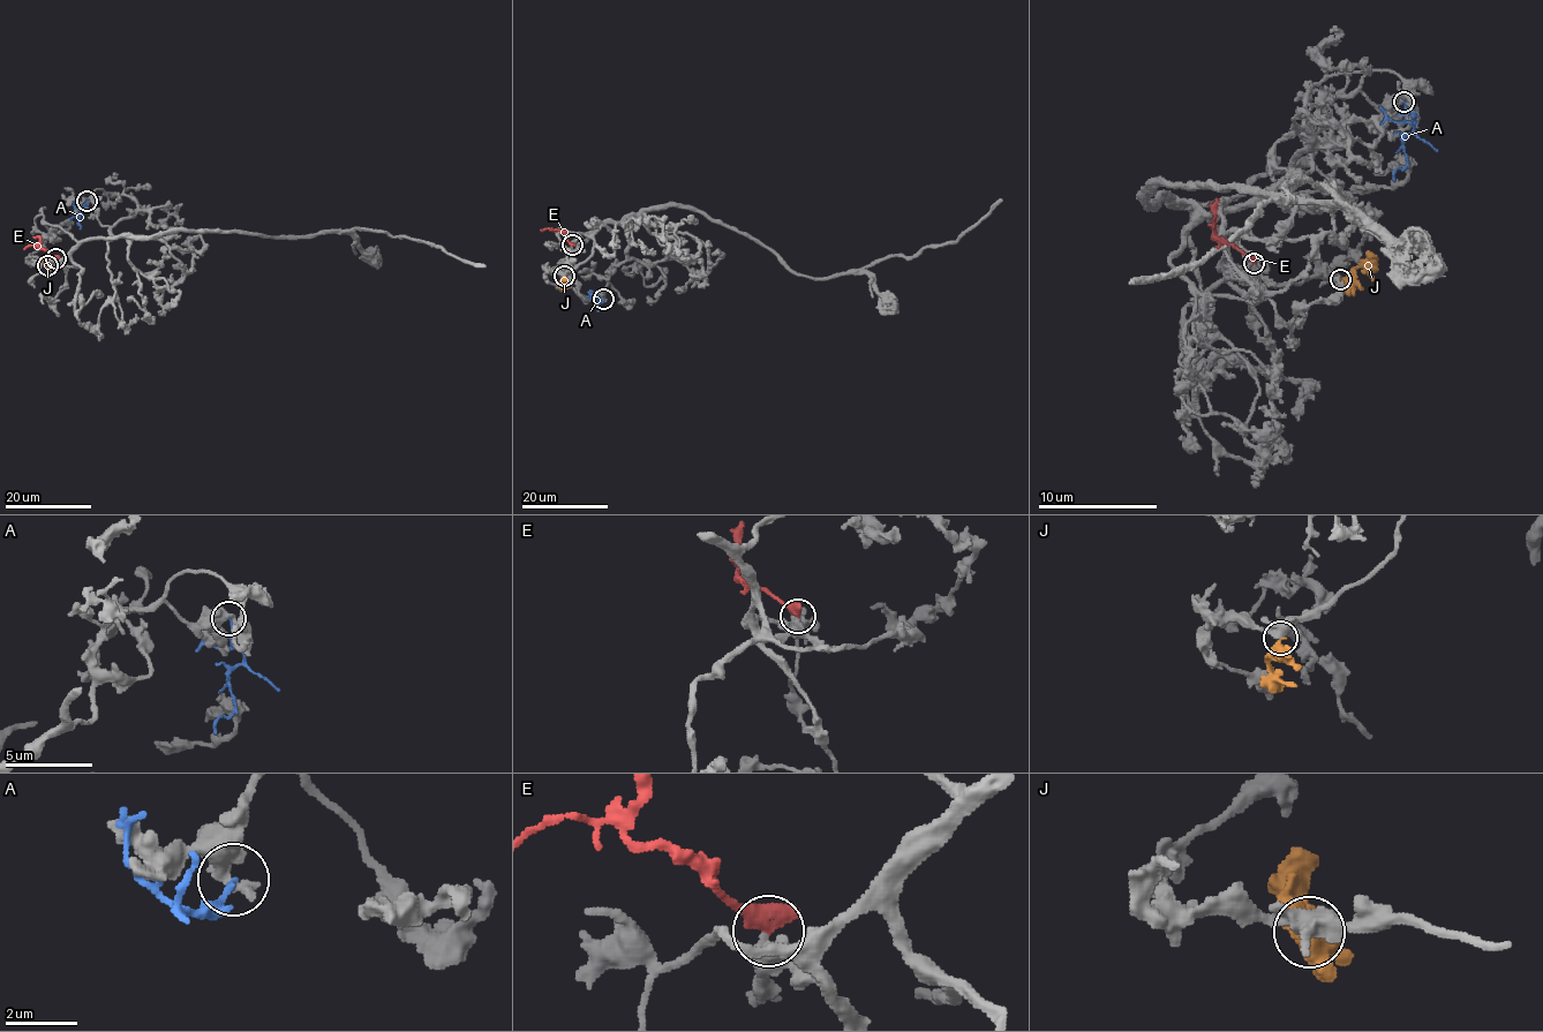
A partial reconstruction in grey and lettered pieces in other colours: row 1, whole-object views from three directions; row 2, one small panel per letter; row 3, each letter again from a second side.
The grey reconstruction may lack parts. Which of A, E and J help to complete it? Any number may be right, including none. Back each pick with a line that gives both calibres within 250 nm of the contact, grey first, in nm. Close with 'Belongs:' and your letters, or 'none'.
Belongs: none

